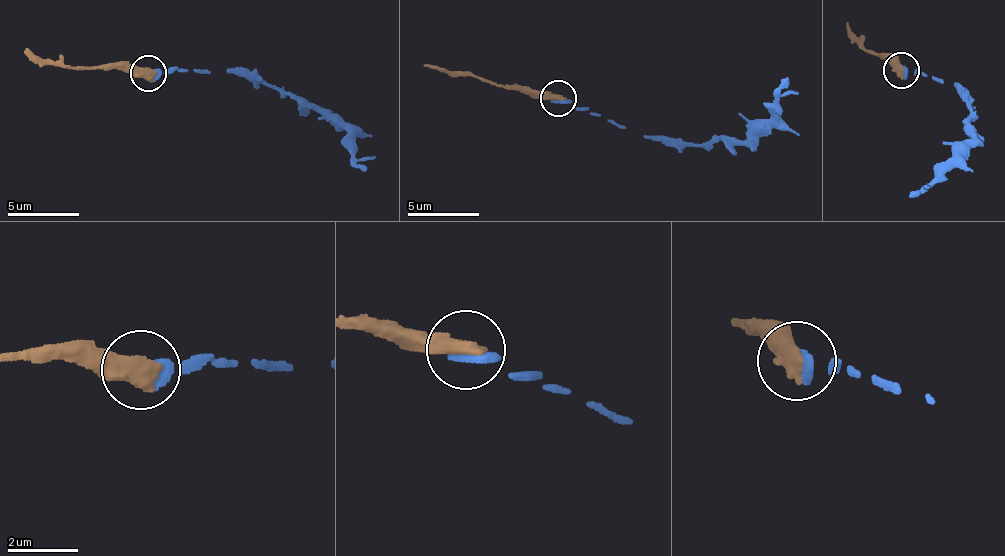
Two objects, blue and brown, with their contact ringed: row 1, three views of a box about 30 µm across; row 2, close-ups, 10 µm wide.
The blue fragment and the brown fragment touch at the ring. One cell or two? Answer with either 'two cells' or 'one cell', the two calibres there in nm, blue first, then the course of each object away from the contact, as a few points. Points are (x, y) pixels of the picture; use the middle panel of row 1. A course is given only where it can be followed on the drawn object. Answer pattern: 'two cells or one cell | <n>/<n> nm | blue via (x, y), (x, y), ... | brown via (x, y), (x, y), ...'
one cell | 460/600 nm | blue via (558, 99), (644, 137), (665, 136), (704, 145), (743, 140), (771, 117), (776, 95), (788, 78) | brown via (558, 99), (422, 66)

